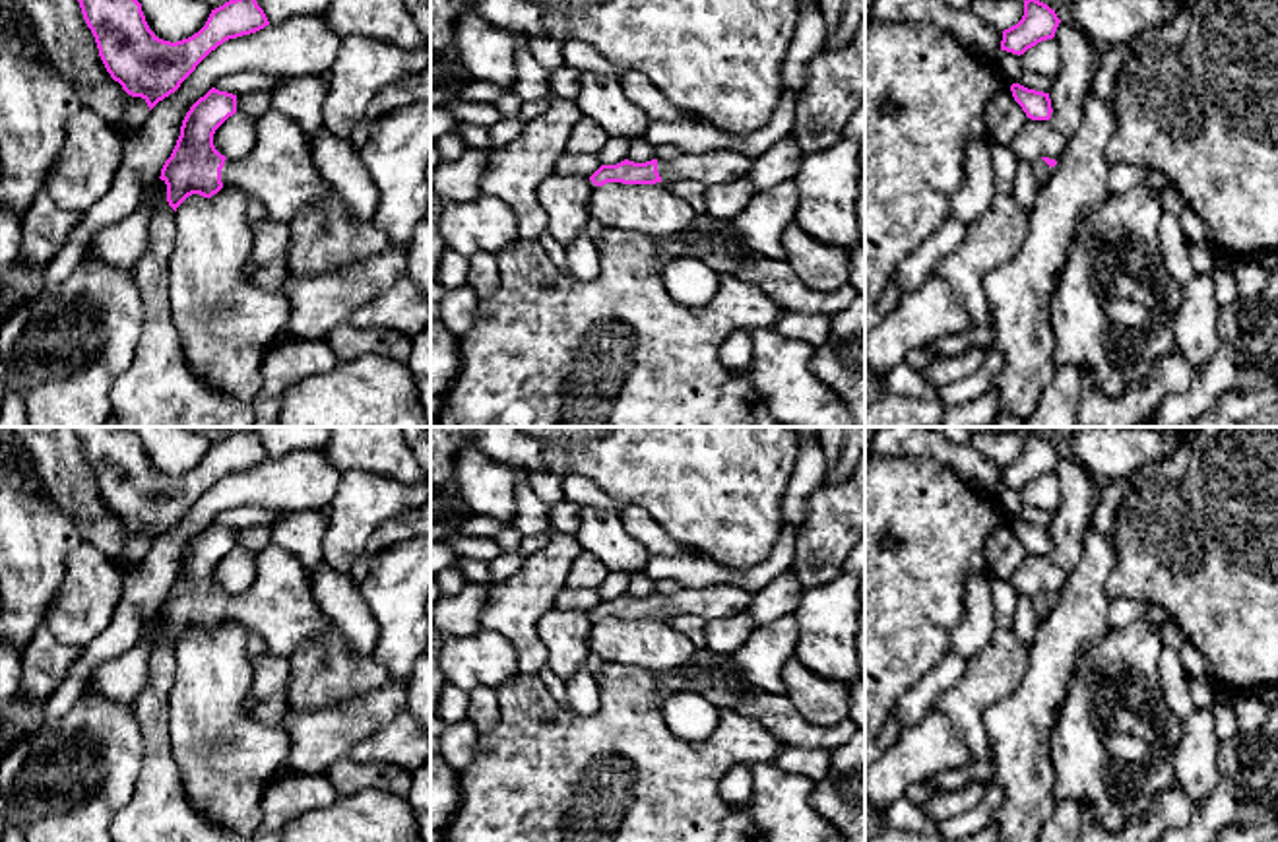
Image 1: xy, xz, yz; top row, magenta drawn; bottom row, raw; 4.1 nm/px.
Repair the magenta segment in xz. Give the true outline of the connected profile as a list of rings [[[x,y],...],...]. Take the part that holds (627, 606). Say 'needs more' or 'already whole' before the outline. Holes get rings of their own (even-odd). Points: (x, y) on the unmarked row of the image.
needs more | [[[706,586],[698,590],[679,590],[673,596],[652,594],[646,598],[621,596],[617,599],[601,599],[590,615],[595,621],[603,621],[607,617],[623,617],[623,619],[655,619],[655,617],[671,617],[675,613],[694,615],[704,619],[706,623],[747,613],[752,603],[754,594],[741,590],[737,586]]]

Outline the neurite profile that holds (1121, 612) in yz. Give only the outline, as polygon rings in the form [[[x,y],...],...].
[[[1109,598],[1107,607],[1109,629],[1121,629],[1138,619],[1144,619],[1156,627],[1162,627],[1166,621],[1169,621],[1167,611],[1162,609],[1160,605],[1134,601],[1127,598]]]

